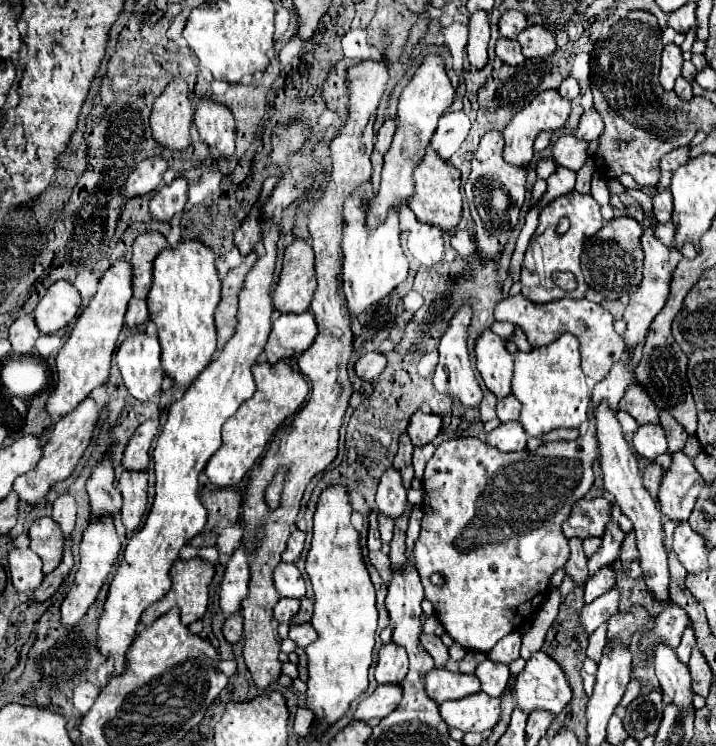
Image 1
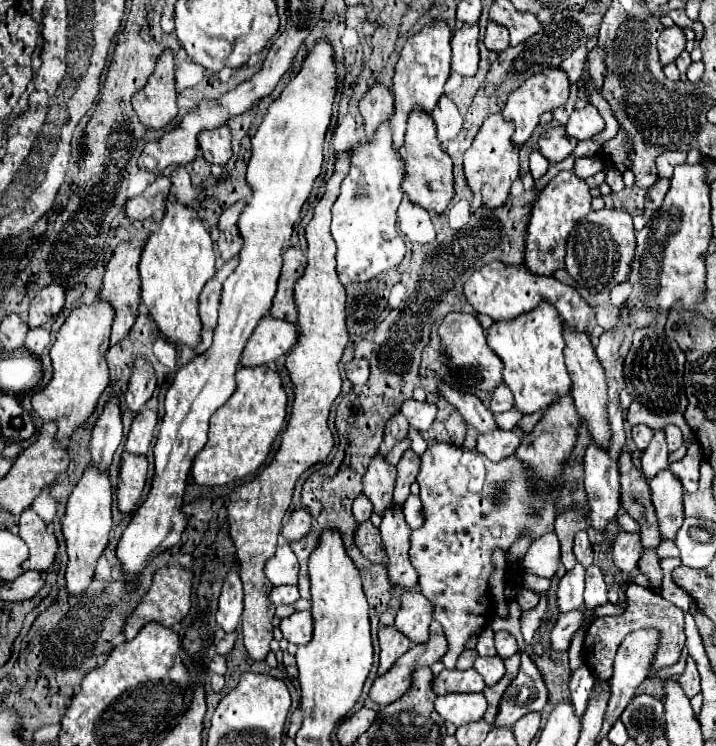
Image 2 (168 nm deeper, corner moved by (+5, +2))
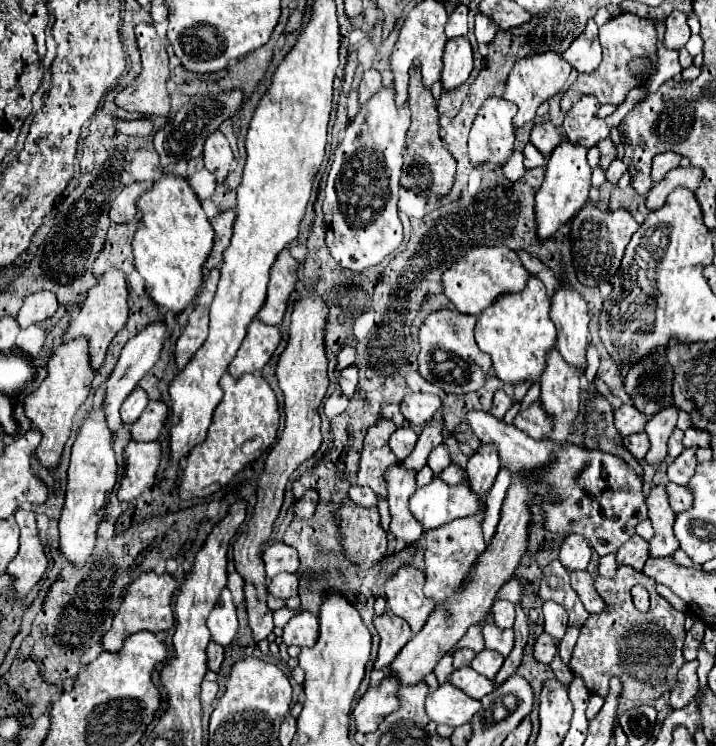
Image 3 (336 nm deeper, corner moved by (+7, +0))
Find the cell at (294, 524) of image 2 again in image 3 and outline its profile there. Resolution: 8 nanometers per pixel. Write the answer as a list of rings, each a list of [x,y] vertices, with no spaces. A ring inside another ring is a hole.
[[[308,490],[300,500],[296,500],[294,504],[294,514],[296,518],[300,520],[310,520],[314,516],[314,510],[316,510],[316,504],[318,504],[318,492],[316,490]]]

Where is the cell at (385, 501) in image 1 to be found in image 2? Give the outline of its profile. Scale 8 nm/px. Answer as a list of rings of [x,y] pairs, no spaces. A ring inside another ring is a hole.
[[[406,436],[402,442],[398,442],[390,452],[388,452],[388,456],[386,456],[386,460],[390,462],[390,464],[398,464],[398,460],[402,458],[402,454],[406,452],[410,448],[410,438]]]

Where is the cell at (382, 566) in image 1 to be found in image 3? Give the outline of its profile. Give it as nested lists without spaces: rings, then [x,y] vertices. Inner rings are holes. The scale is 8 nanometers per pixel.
[[[346,500],[338,522],[342,524],[342,544],[346,544],[350,560],[356,564],[376,564],[384,558],[388,536],[380,526],[378,508],[358,508],[358,504]]]

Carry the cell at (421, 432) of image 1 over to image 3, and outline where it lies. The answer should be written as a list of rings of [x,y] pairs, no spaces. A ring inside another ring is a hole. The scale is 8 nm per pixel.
[[[406,394],[404,400],[400,402],[400,410],[404,418],[414,424],[414,426],[426,426],[432,416],[440,410],[442,402],[436,394]]]

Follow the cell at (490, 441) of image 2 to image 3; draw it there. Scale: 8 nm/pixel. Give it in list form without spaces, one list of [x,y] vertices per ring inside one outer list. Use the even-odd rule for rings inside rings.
[[[480,444],[480,448],[472,454],[466,466],[466,474],[468,474],[472,490],[484,496],[494,484],[498,470],[500,470],[498,448],[494,444]]]

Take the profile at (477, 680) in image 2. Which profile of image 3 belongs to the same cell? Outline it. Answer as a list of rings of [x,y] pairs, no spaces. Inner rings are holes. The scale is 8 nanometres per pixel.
[[[462,668],[462,670],[454,670],[448,678],[450,684],[454,684],[454,688],[466,692],[468,696],[482,700],[486,694],[490,694],[494,690],[494,682],[486,680],[482,674],[474,672],[472,668]]]

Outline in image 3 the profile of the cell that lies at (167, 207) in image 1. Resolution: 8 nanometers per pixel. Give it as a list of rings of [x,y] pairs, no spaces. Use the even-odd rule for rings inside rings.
[[[134,182],[132,186],[126,186],[118,196],[116,200],[112,202],[112,208],[110,208],[110,220],[112,222],[130,222],[140,210],[136,206],[138,198],[148,192],[150,188],[154,186],[154,182]]]

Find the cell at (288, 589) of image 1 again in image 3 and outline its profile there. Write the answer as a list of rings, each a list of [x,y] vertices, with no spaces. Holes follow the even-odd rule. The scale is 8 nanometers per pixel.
[[[276,542],[272,546],[268,546],[264,550],[264,564],[266,564],[266,576],[268,578],[274,578],[278,576],[280,572],[290,572],[290,574],[296,574],[298,570],[298,554],[294,548],[282,544],[282,542]]]

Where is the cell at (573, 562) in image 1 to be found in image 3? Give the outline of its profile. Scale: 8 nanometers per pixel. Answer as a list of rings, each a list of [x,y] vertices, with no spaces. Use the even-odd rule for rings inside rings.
[[[546,600],[542,610],[544,610],[544,632],[554,636],[554,642],[560,642],[560,638],[566,632],[566,622],[568,622],[566,608],[554,600]]]

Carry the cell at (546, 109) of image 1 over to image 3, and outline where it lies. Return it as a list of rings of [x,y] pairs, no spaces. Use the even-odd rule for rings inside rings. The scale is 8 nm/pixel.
[[[554,52],[518,60],[518,64],[514,66],[514,70],[508,76],[506,90],[504,90],[504,98],[518,106],[518,114],[514,116],[514,128],[522,128],[526,122],[530,122],[536,116],[538,106],[562,90],[564,82],[570,76],[570,70],[572,70],[570,64],[566,64],[566,60],[562,60],[562,56],[558,56]]]

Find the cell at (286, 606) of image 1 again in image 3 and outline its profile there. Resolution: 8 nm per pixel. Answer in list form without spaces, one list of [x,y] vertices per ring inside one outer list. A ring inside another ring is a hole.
[[[282,572],[280,576],[272,578],[272,582],[268,586],[268,592],[276,598],[282,598],[282,600],[298,596],[298,576]]]

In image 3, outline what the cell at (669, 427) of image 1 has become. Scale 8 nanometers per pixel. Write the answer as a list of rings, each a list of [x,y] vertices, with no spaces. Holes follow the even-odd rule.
[[[674,428],[674,432],[672,432],[672,436],[670,436],[670,440],[668,440],[668,456],[670,458],[678,458],[680,454],[682,454],[682,450],[684,450],[684,446],[682,446],[682,430],[678,430],[678,428]]]

